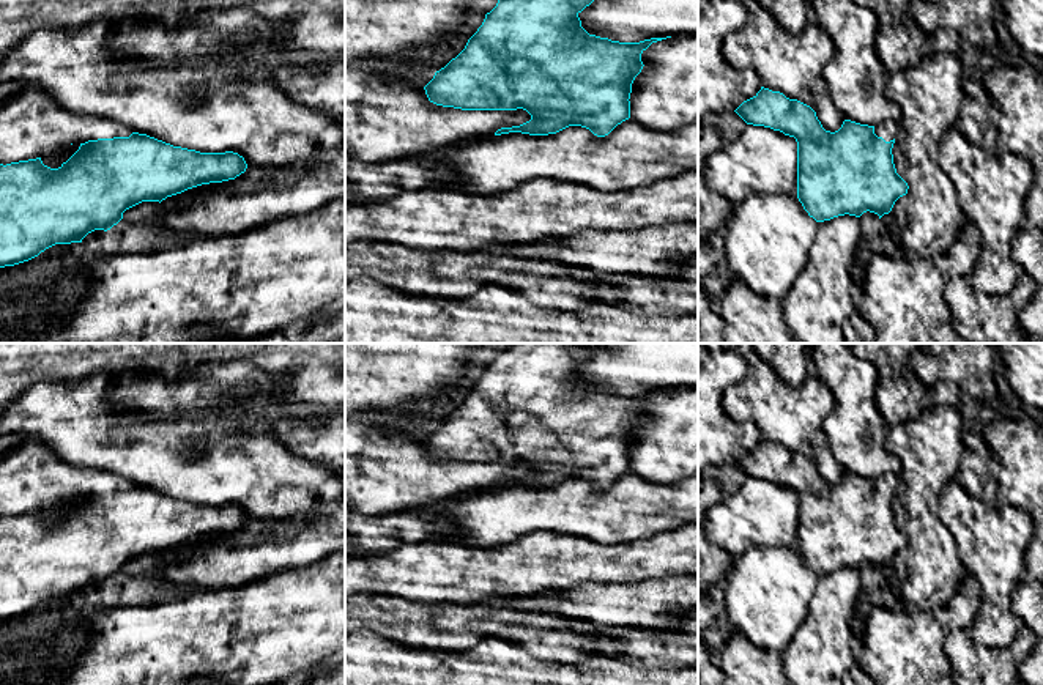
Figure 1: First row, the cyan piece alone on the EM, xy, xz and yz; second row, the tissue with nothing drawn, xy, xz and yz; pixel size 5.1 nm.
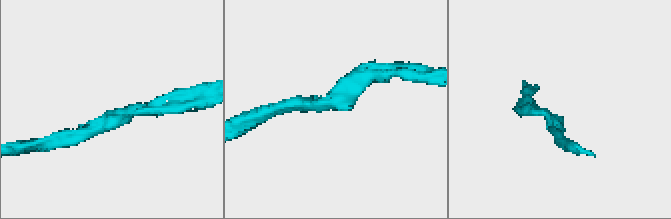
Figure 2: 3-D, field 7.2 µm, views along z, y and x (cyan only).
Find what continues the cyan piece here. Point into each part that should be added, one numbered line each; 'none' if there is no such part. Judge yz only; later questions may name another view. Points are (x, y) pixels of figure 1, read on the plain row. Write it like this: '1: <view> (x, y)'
1: yz (887, 484)

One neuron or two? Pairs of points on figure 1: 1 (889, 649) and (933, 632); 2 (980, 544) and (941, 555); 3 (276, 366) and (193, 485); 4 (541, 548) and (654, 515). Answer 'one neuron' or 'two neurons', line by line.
1: one neuron
2: two neurons
3: two neurons
4: two neurons

